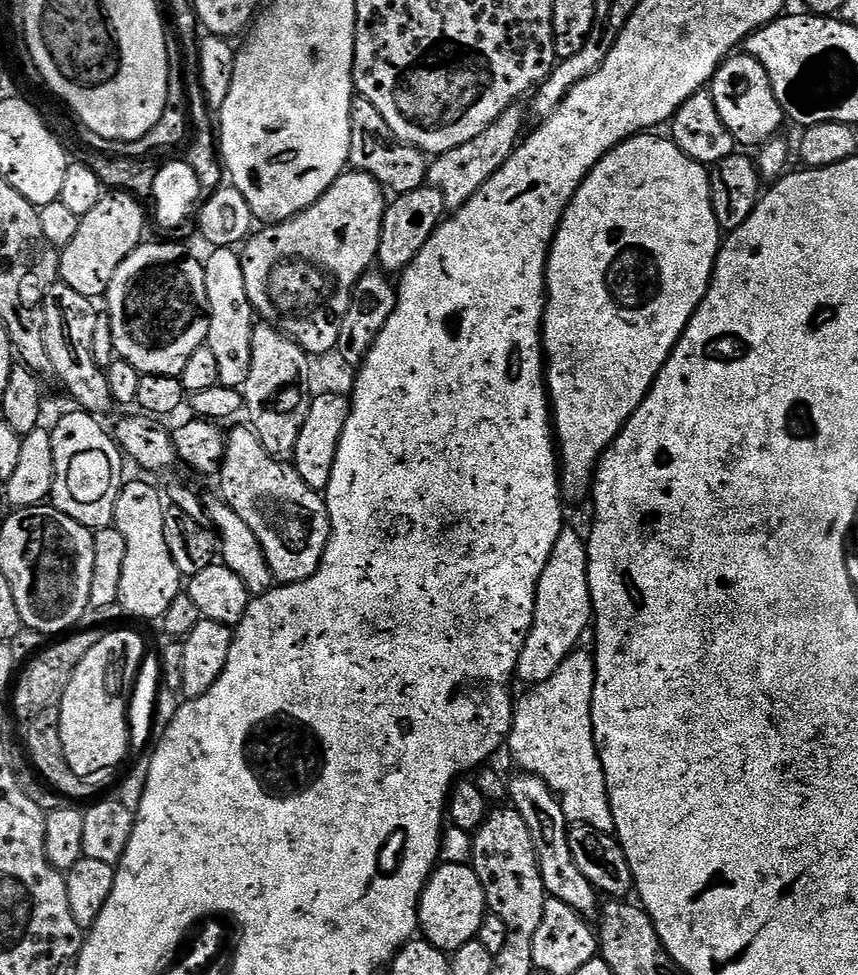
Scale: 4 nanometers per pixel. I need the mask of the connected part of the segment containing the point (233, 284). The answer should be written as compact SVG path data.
M212 248L208 260L203 261L206 278L206 298L208 299L208 339L206 347L214 350L214 359L218 362L218 378L222 386L243 389L246 374L250 374L250 342L254 327L252 303L246 294L246 278L242 274L240 252L236 248Z

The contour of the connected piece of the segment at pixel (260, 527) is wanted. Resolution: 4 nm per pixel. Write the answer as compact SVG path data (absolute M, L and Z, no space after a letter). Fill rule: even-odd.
M248 426L227 433L224 462L218 473L219 480L220 499L228 503L230 510L234 510L234 514L238 514L238 518L242 518L242 522L246 522L250 530L254 530L254 538L258 538L262 554L266 554L266 562L272 571L273 581L281 585L297 584L313 576L322 562L322 554L326 550L332 529L325 497L310 486L306 486L306 482L302 482L302 478L291 463L271 456L256 437L256 433Z

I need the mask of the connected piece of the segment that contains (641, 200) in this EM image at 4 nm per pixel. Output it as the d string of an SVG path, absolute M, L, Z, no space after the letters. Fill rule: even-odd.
M641 134L619 144L613 152L607 152L592 167L592 173L582 182L574 194L562 222L558 226L552 247L548 249L548 305L544 307L544 355L546 357L546 383L548 398L554 421L554 435L558 445L560 461L560 487L565 497L573 496L580 500L592 491L592 481L596 475L596 464L602 454L614 443L622 426L638 410L646 398L650 386L658 378L668 355L674 350L680 336L686 330L694 310L702 302L712 282L712 272L716 269L716 255L720 252L722 233L714 218L714 206L710 198L710 175L705 165L699 164L678 147L671 138L656 136L660 134Z

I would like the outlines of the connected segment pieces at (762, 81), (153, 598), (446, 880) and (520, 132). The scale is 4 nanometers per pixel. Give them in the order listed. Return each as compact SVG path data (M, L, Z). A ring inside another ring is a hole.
M733 54L721 64L714 74L710 91L714 98L714 106L718 106L718 118L726 122L726 130L736 139L737 145L744 144L748 150L759 149L767 140L773 139L786 117L782 106L775 98L774 88L761 62L747 54Z
M129 479L121 488L116 503L116 519L114 526L126 538L126 562L122 565L122 586L118 586L118 604L132 616L140 620L159 621L170 610L170 602L182 592L182 577L178 566L174 566L174 558L170 558L170 546L166 546L166 507L165 497L152 484L144 480Z
M441 863L428 877L428 885L420 895L419 931L435 948L451 954L479 937L487 912L486 894L482 882L478 882L478 874L468 864Z
M523 103L510 105L482 134L477 134L470 142L454 146L454 150L441 152L428 165L427 183L437 188L444 199L445 209L455 210L462 207L512 156L512 151L525 135L524 123L530 120L530 112Z

